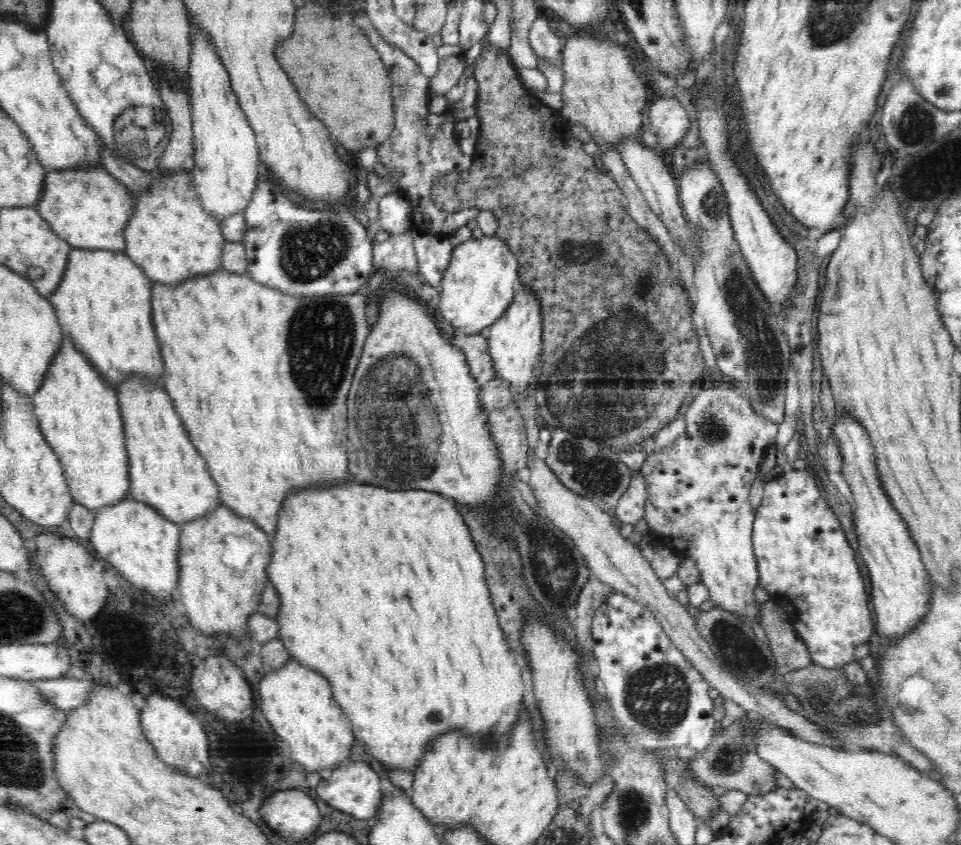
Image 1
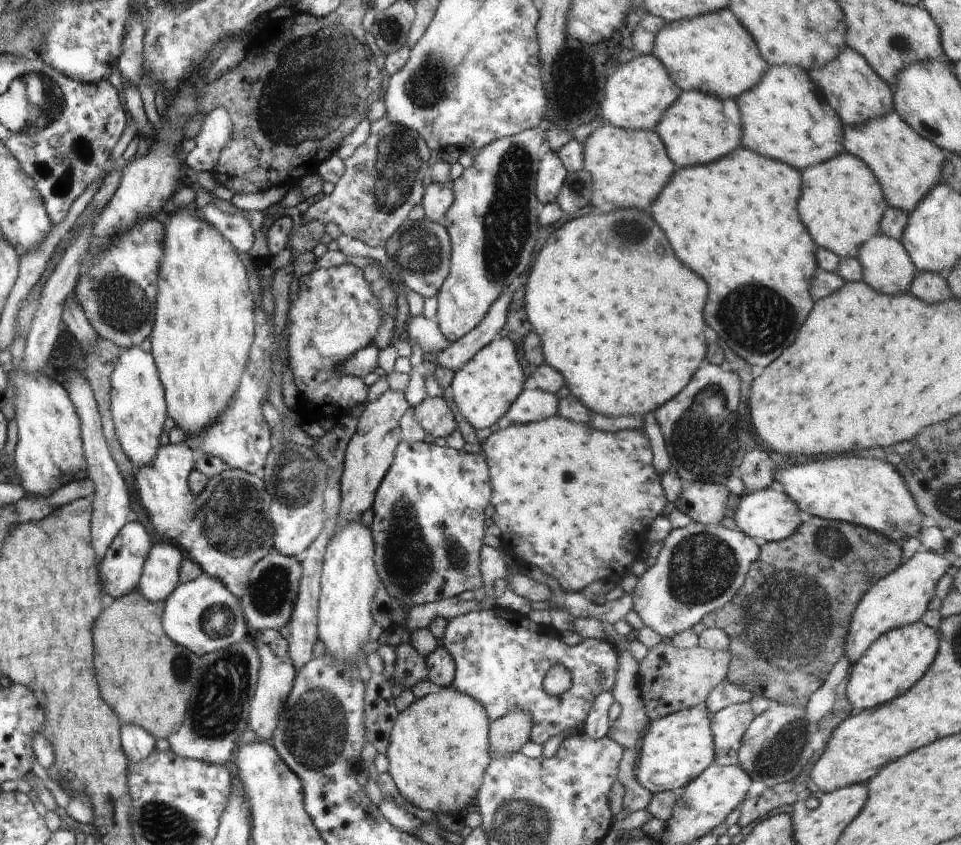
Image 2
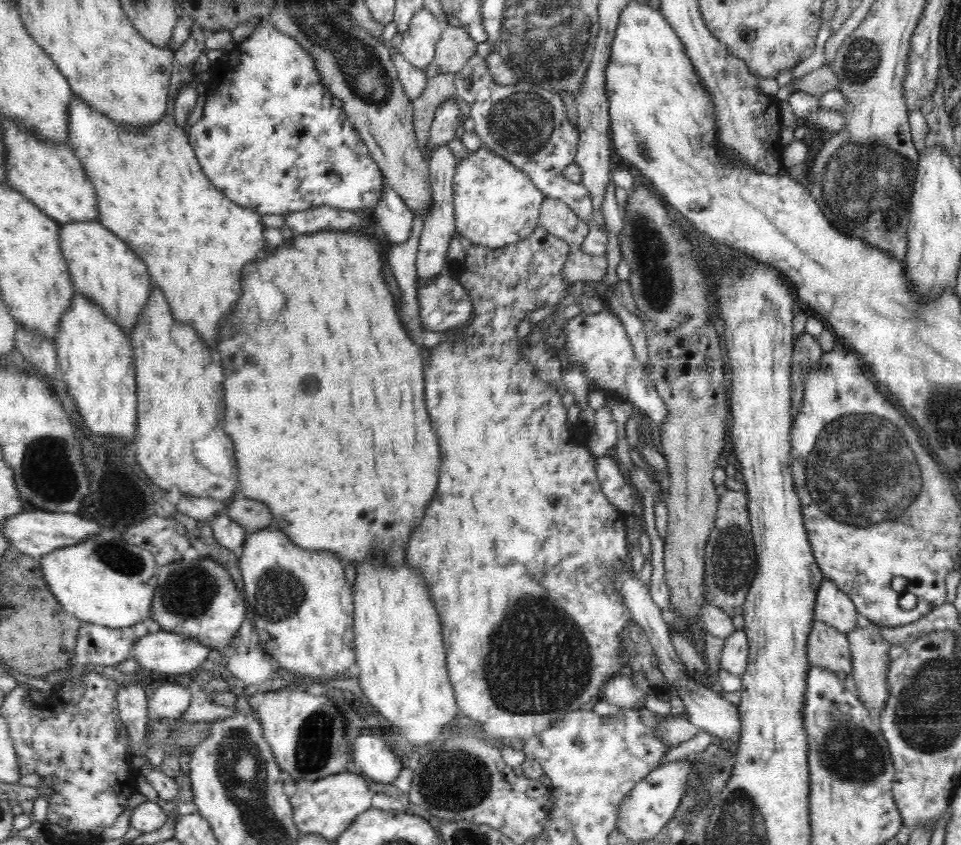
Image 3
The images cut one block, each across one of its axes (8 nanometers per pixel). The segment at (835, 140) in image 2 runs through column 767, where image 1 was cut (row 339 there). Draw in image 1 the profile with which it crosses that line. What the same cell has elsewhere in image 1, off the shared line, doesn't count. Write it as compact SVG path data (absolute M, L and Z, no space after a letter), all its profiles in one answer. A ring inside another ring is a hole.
M71 247L64 278L56 292L49 296L56 311L61 331L72 339L74 347L86 355L86 359L100 370L117 392L118 384L132 373L144 372L144 377L156 385L162 385L163 358L154 336L150 312L150 280L146 273L125 252L110 249L82 249Z

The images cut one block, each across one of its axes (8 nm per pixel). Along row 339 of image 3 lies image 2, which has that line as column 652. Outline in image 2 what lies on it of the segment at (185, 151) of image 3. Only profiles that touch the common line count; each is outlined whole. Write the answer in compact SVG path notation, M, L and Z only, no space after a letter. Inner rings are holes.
M736 148L732 150L732 154L712 162L712 164L704 164L704 166L692 166L692 168L678 168L670 182L666 184L666 188L658 194L658 198L654 200L652 206L648 209L648 213L654 219L654 222L664 230L668 242L672 244L674 248L674 254L680 258L682 264L686 264L688 268L692 268L696 274L700 274L704 278L704 282L708 284L708 302L706 302L706 308L704 308L704 322L738 354L740 358L743 358L751 367L760 366L760 368L766 368L768 364L772 364L782 352L784 348L788 348L802 322L806 320L806 316L810 314L815 301L810 294L810 282L816 274L818 268L816 251L817 246L815 242L812 242L812 238L808 236L804 224L798 220L798 214L796 214L796 202L798 202L798 196L800 196L800 172L794 170L792 166L788 164L782 164L778 160L772 160L772 158L762 158L746 148Z

